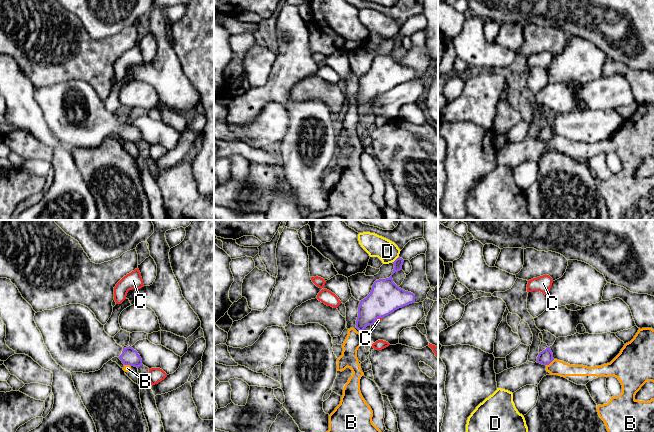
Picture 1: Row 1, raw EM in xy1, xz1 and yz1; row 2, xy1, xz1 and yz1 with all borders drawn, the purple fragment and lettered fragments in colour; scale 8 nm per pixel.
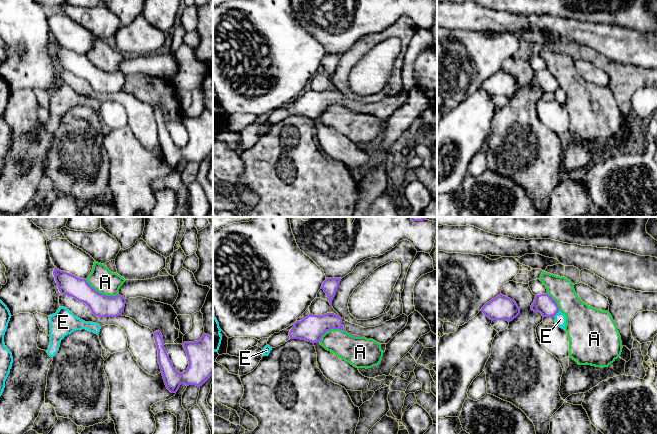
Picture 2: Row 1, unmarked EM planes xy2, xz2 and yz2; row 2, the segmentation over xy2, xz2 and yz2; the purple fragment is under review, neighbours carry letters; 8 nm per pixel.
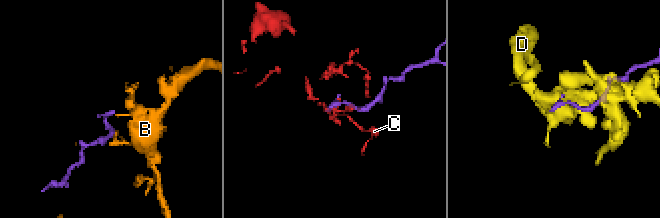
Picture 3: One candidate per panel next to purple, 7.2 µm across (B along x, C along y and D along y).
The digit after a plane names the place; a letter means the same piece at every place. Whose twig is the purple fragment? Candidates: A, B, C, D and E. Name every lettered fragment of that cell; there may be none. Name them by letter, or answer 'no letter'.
no letter

